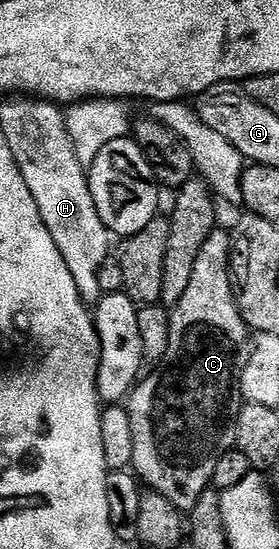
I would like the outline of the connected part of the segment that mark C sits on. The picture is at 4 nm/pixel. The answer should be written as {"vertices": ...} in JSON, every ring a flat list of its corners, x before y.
{"vertices":[[217,231,210,235,210,239,206,239,202,252,198,254,198,260,194,263,194,276,190,279,190,287,186,287,186,295,182,295,182,299,178,304,171,306,170,347,166,351,166,355,160,360,159,365,151,370,152,374,149,377,147,374,126,398,126,408,130,415,130,427,134,430,134,459,131,468,134,470,135,476,151,492,170,499,170,503,174,503,176,509,181,511,192,510,194,503,198,503,200,496,211,486,218,459,222,459,222,455,226,455,226,451,236,448,236,420,242,408,240,376,250,359,253,344,253,330,249,329,248,324,242,319,236,302,236,291,232,288,232,238,227,232]]}

